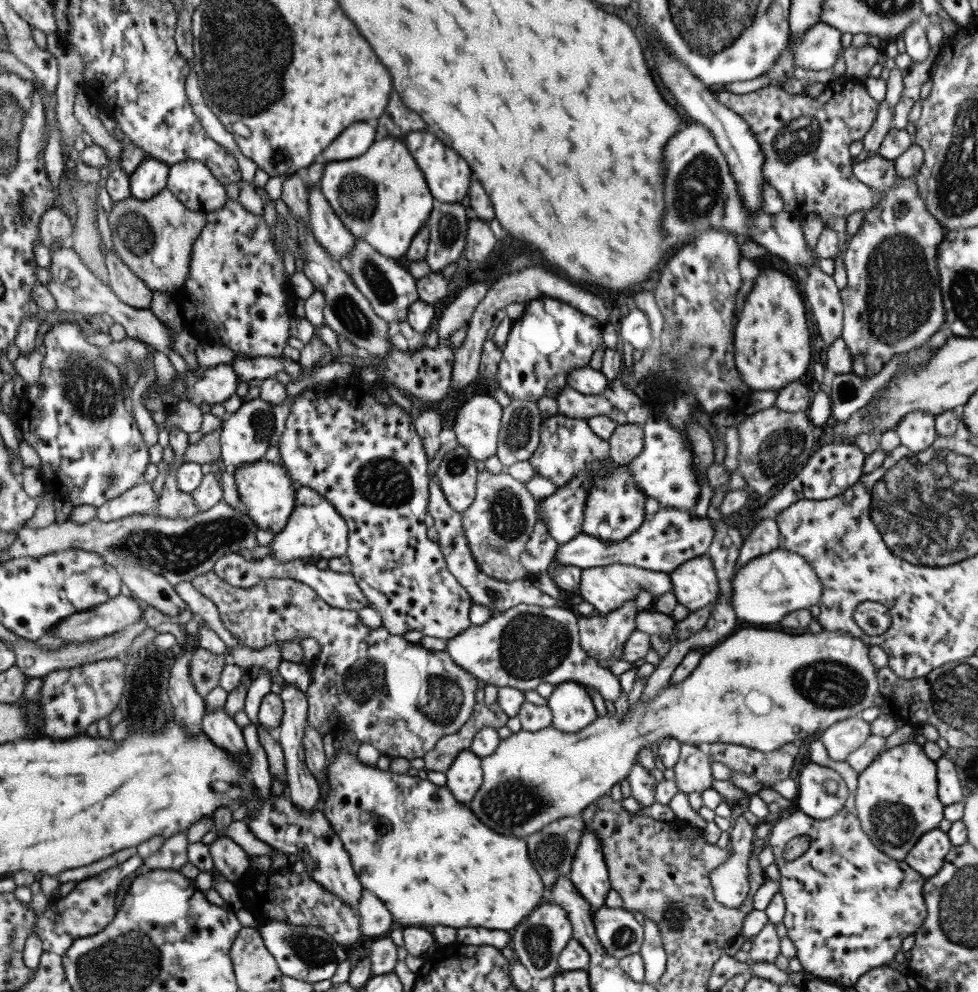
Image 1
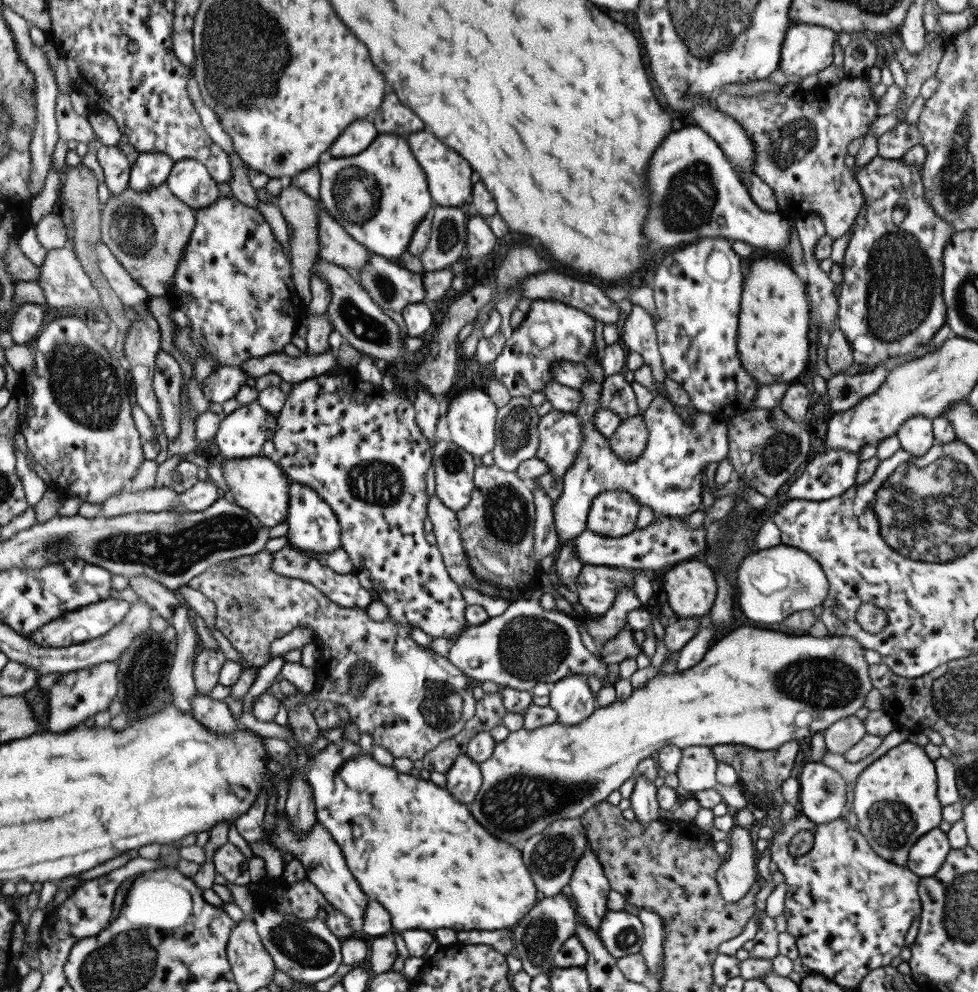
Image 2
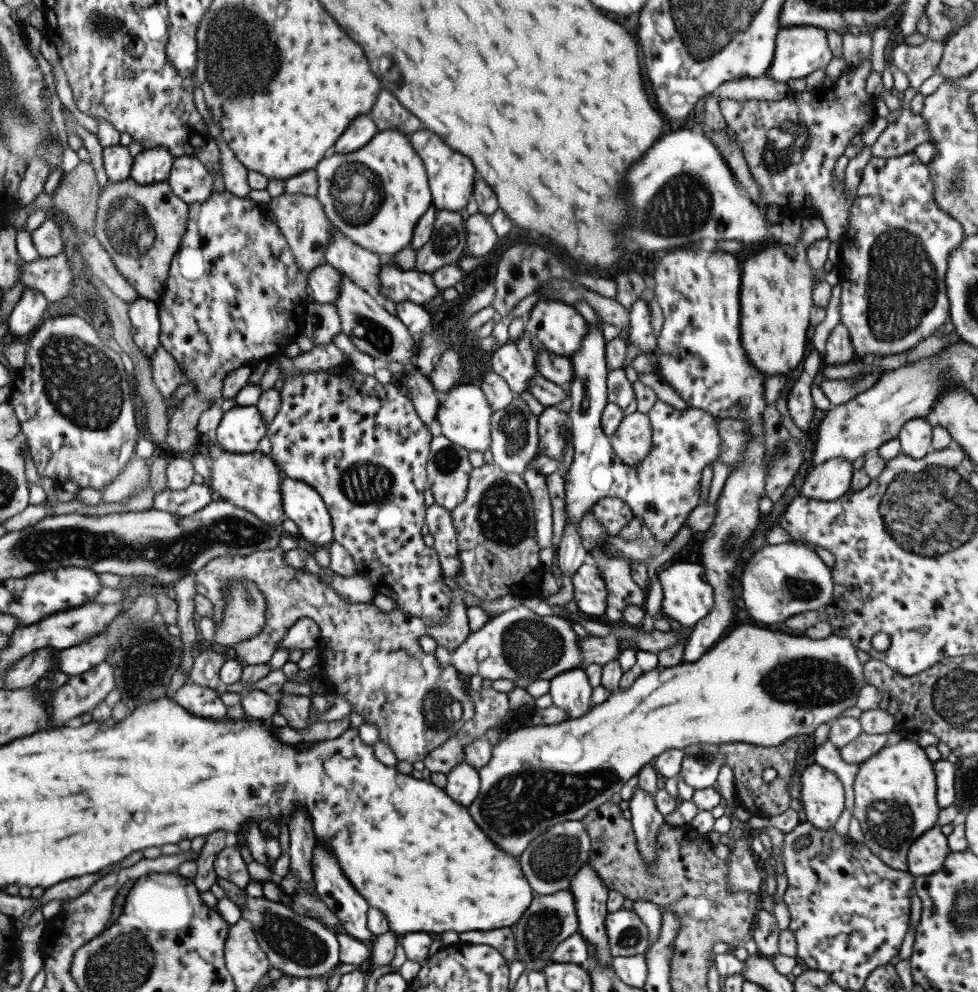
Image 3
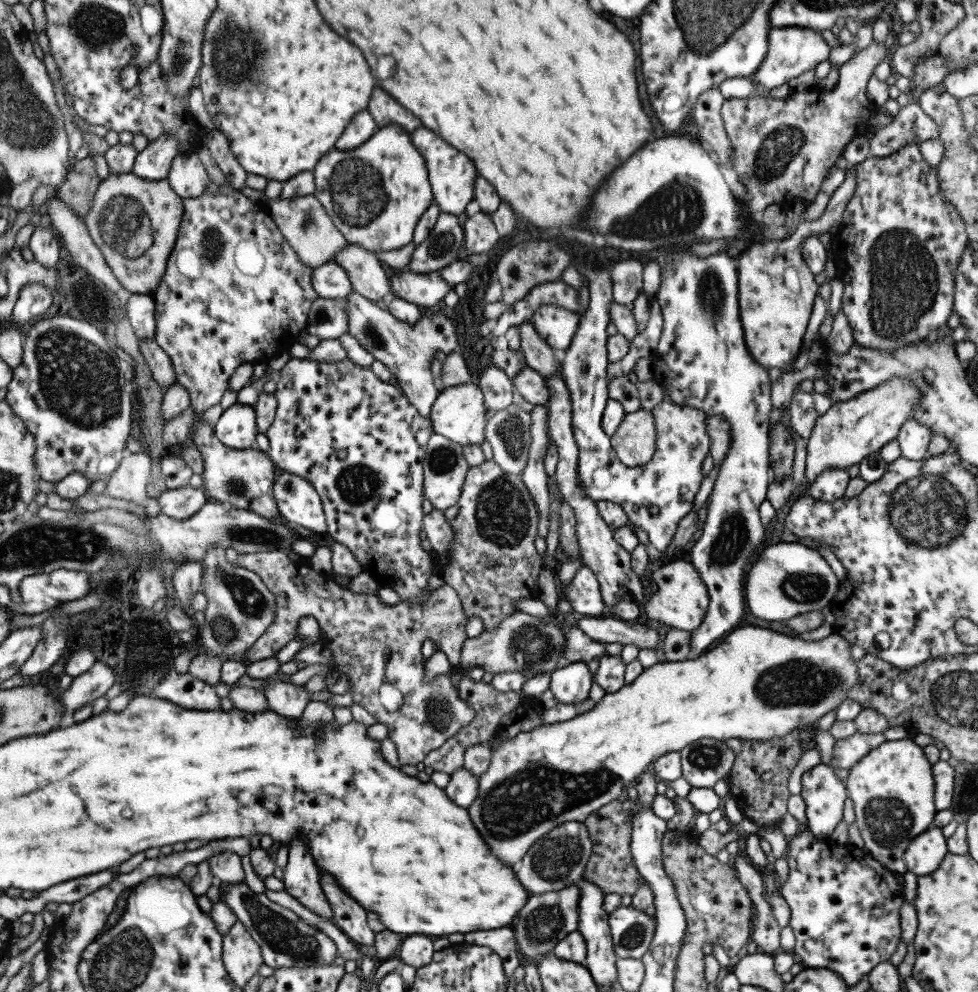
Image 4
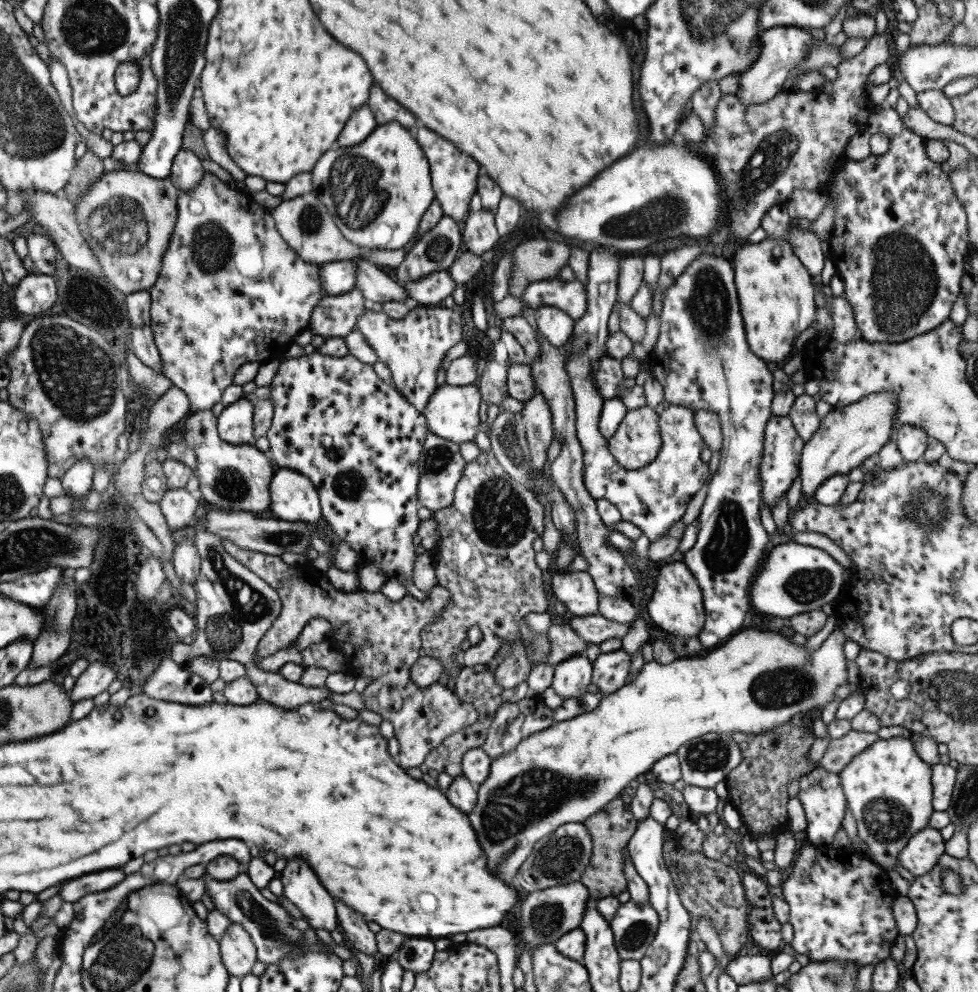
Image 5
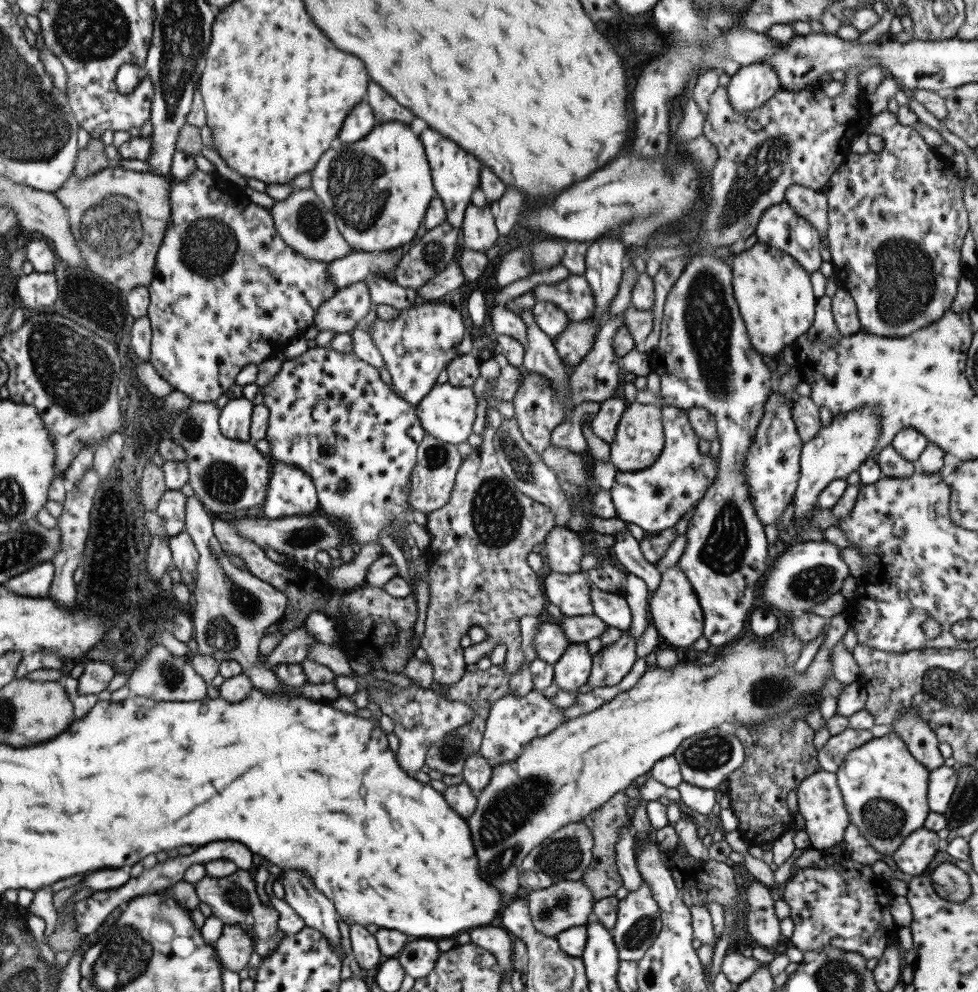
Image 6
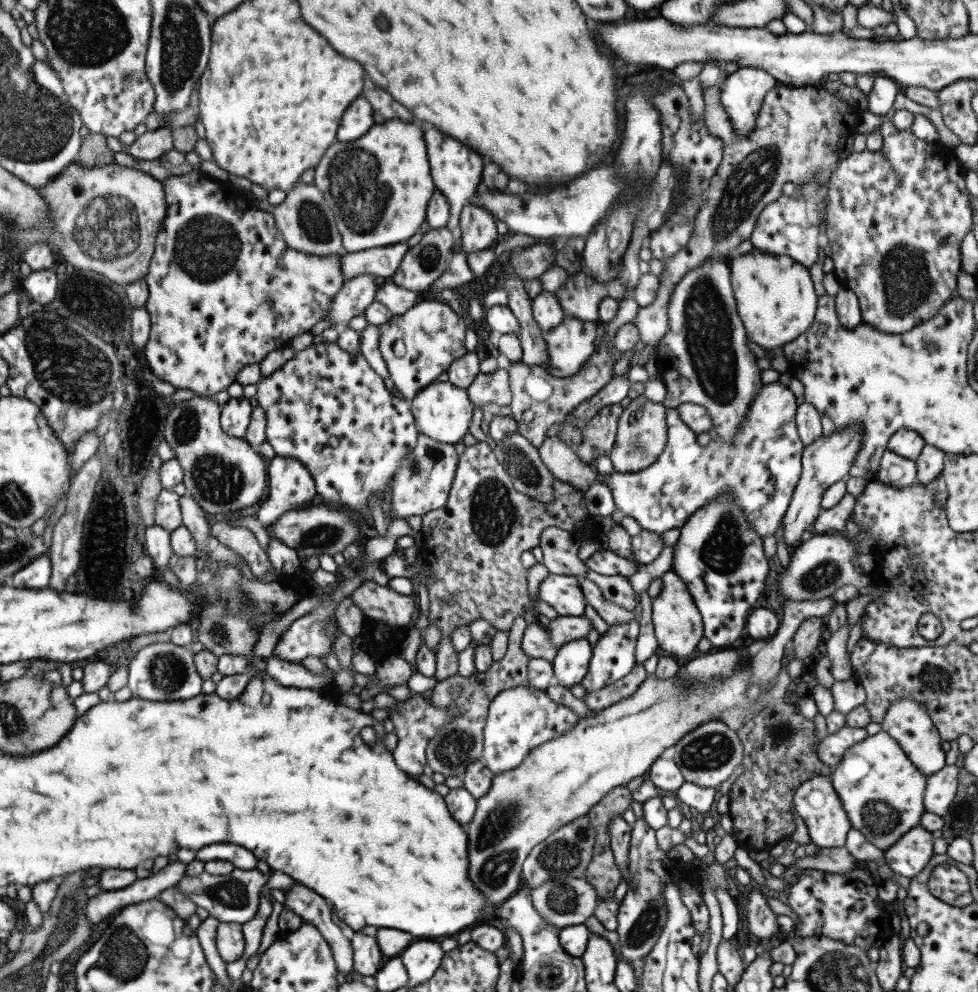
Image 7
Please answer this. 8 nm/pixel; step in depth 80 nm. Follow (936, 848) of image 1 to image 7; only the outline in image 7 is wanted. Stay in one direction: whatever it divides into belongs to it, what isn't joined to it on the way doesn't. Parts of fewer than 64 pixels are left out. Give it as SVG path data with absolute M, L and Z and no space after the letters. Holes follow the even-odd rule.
M917 825L883 851L884 861L893 874L911 879L925 868L934 855L931 849L933 841L931 833Z

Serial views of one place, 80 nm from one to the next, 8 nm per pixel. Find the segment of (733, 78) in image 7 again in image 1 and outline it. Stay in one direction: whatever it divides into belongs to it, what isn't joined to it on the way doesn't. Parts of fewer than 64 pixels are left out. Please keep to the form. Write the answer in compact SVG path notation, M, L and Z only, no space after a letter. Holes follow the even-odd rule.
M817 21L788 46L794 66L805 70L831 68L842 52L839 38L841 32L836 28Z

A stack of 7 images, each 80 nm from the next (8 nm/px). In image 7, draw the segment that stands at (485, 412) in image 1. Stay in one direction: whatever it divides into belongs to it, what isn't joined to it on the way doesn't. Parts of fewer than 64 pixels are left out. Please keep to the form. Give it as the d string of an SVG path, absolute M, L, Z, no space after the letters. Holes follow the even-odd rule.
M447 381L431 382L407 403L415 419L415 426L422 435L437 442L454 445L468 432L467 426L471 422L473 403L463 388L457 388Z

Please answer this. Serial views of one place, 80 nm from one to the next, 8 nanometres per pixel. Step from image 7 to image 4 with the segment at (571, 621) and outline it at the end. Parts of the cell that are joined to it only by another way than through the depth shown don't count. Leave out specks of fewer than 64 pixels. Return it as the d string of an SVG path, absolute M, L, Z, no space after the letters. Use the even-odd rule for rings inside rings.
M611 616L583 617L577 620L577 627L589 639L599 643L635 644L639 650L655 650L659 644L654 624L634 625Z

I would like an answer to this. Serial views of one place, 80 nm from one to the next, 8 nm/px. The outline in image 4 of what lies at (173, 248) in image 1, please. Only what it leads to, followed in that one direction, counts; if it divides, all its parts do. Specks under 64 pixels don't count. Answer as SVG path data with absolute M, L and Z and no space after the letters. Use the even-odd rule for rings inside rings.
M131 172L109 174L105 180L100 180L94 193L93 204L82 219L92 243L101 251L109 271L113 273L113 277L127 295L141 293L152 296L167 268L167 257L183 216L183 200L173 192L166 179L151 182L151 180L141 180Z

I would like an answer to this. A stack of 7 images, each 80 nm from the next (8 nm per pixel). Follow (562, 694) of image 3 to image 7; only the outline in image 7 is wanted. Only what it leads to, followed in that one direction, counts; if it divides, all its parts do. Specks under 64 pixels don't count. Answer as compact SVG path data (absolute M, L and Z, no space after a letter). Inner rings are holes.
M586 639L563 644L551 661L554 683L569 688L580 684L589 668L592 647Z

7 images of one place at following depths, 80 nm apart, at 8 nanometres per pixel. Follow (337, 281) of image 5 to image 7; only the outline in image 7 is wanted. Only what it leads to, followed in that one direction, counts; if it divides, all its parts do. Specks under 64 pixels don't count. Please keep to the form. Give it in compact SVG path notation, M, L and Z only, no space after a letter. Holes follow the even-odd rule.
M403 241L391 246L368 248L359 252L341 254L339 262L341 282L359 276L359 274L388 279L399 268L400 260L407 249L407 243Z

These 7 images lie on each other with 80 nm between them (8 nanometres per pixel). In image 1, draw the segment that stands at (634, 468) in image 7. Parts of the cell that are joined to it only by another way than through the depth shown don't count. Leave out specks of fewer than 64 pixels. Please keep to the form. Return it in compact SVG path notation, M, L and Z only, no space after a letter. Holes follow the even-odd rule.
M638 424L616 425L606 440L608 456L617 465L630 463L641 452L646 432Z

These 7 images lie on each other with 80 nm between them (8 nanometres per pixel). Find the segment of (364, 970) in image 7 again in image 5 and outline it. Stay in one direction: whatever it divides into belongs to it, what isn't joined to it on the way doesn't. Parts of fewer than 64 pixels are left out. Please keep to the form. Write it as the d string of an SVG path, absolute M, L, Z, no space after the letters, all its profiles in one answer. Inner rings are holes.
M333 899L333 904L336 910L338 929L348 938L352 948L359 953L363 952L363 954L373 957L376 952L374 933L368 929L362 916L339 899Z

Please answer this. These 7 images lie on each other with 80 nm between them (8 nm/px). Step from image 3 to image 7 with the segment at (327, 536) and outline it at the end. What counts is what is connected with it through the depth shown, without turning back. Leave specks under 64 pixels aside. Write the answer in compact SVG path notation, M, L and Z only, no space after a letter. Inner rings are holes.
M275 455L266 463L266 492L254 509L255 517L263 527L270 527L285 511L308 508L315 496L314 480L309 471L297 459Z

